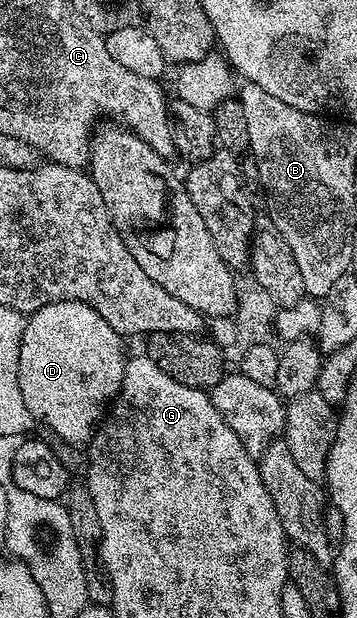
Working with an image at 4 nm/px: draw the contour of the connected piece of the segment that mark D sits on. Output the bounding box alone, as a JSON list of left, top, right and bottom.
[18,300,128,446]

